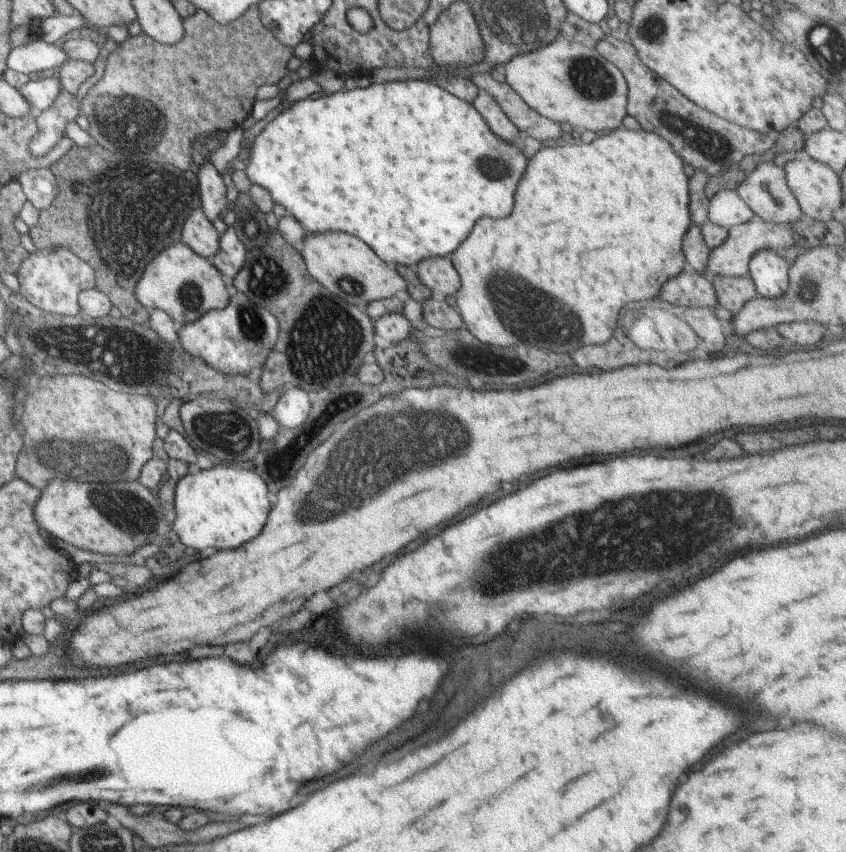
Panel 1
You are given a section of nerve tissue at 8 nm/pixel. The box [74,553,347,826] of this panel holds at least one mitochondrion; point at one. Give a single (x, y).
(98, 772)

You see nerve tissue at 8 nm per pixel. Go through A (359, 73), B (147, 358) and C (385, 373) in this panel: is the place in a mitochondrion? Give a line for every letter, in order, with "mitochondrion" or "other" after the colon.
A: other
B: mitochondrion
C: other

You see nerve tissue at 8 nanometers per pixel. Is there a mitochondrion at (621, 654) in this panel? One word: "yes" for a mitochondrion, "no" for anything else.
no

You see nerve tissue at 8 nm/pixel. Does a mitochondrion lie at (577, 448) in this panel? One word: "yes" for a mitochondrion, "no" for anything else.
no

